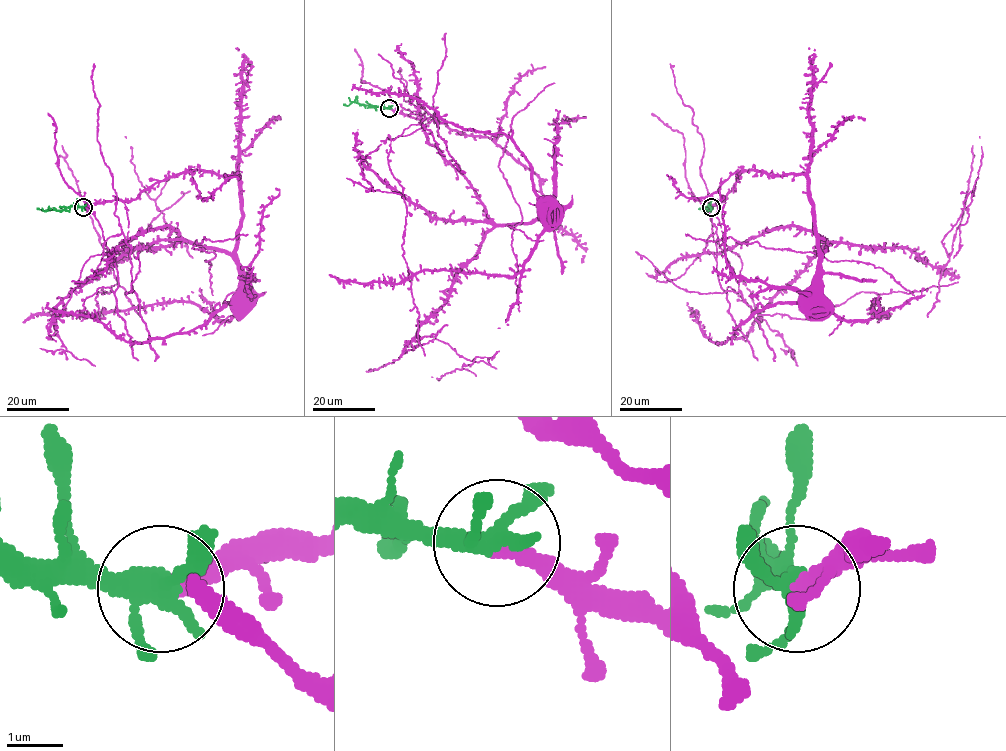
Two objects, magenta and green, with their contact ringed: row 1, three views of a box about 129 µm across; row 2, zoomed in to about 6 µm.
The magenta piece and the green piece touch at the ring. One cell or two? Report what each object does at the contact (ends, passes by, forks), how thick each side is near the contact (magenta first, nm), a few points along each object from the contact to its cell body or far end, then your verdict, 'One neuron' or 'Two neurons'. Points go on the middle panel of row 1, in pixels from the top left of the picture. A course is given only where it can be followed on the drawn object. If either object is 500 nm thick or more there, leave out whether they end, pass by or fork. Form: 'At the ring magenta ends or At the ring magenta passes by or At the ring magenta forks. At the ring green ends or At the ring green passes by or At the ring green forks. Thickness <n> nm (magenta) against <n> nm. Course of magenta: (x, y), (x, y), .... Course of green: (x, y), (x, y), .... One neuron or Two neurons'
At the ring magenta ends. At the ring green forks. Thickness 320 nm (magenta) against 320 nm. Course of magenta: (389, 108), (492, 139), (540, 180), (540, 192), (548, 209), (542, 216), (545, 201). Course of green: (389, 108), (353, 102), (343, 104). One neuron

